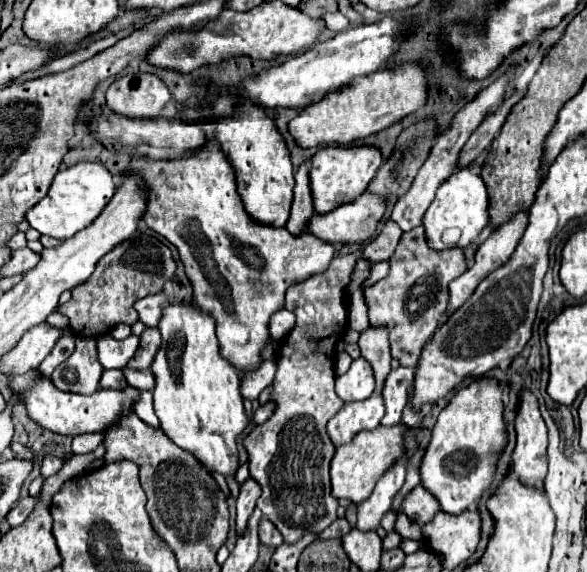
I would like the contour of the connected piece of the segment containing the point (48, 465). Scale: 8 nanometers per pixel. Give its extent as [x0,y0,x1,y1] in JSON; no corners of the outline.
[40,455,62,477]

